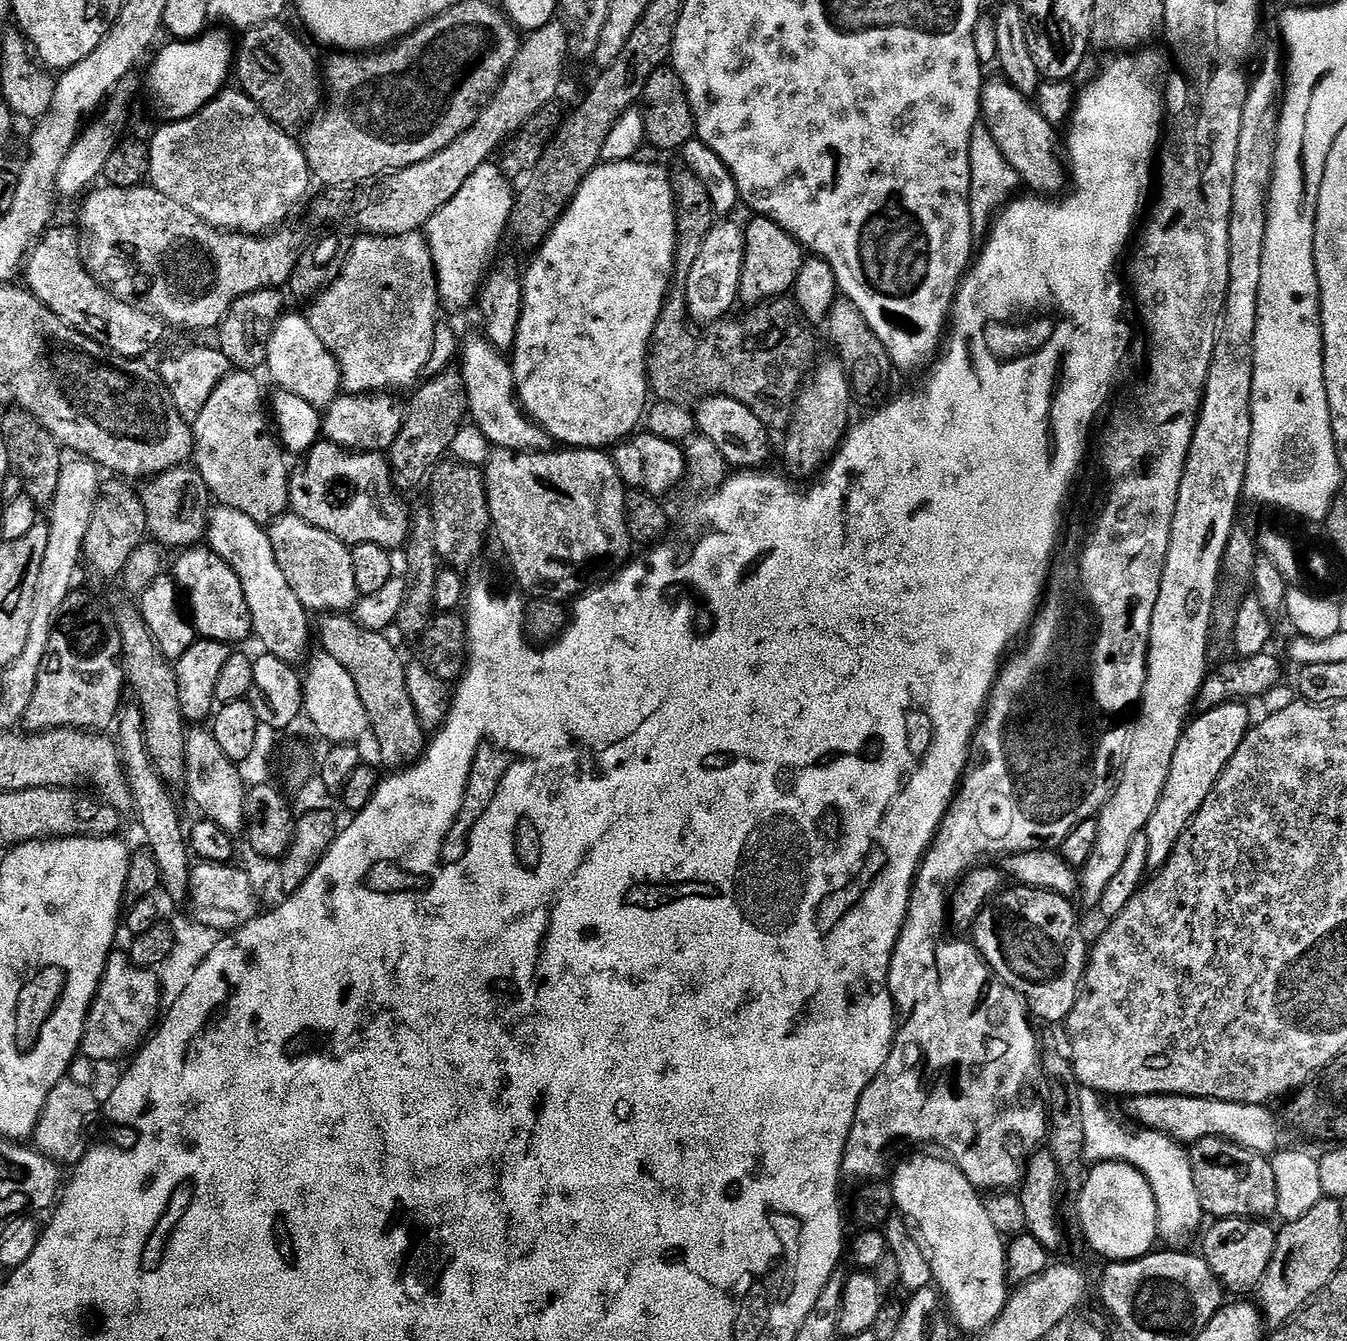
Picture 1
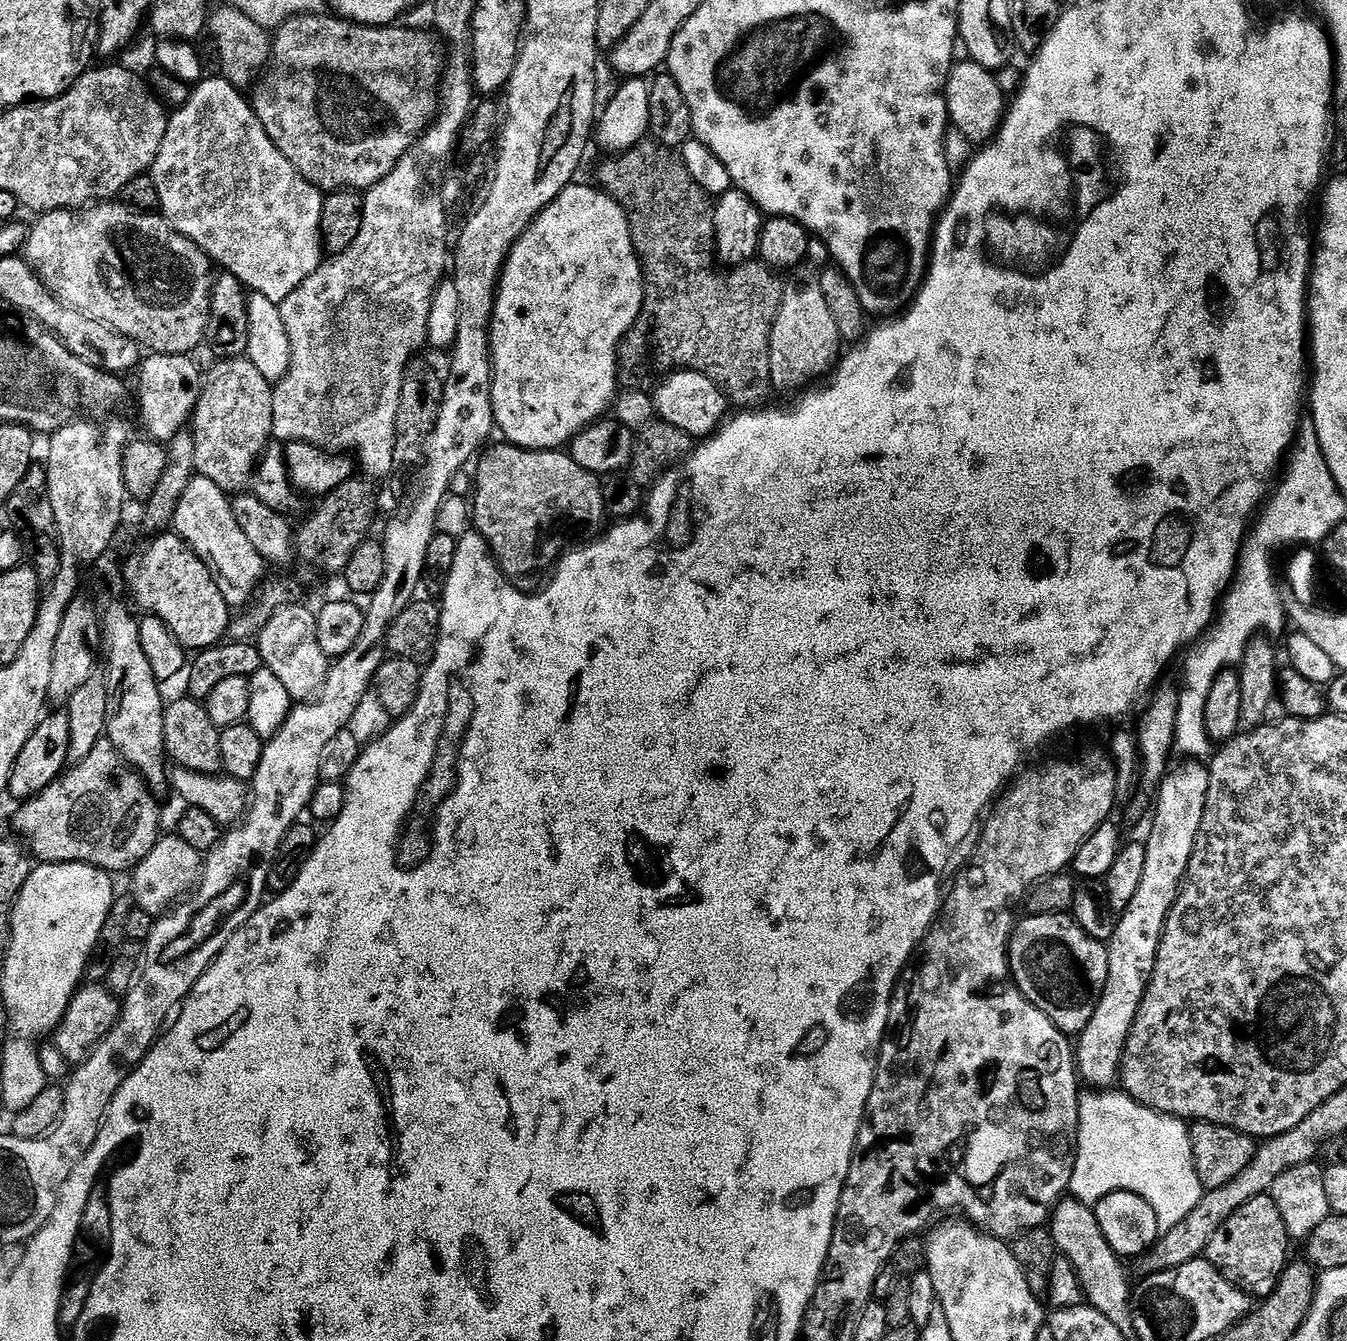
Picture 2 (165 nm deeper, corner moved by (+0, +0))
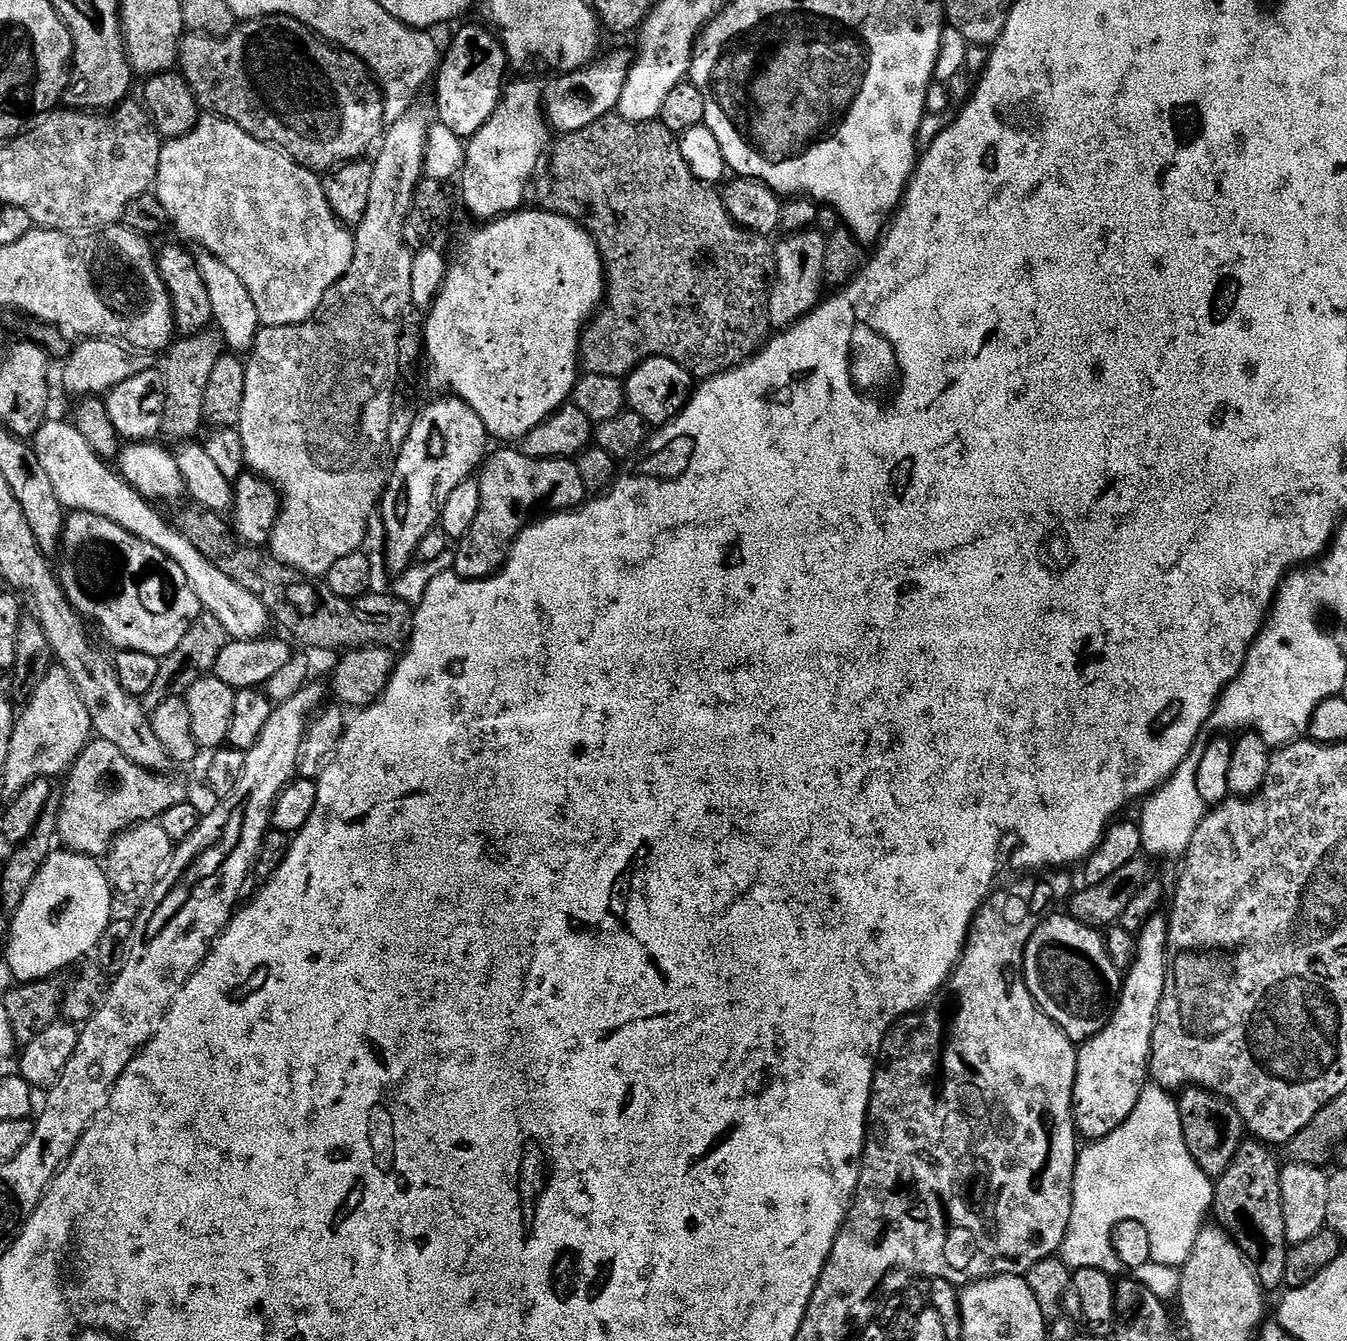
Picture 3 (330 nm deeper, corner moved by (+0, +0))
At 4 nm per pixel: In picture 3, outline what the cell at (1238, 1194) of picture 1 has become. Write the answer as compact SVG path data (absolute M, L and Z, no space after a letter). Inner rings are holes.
M1195 1086L1183 1089L1179 1093L1178 1103L1186 1150L1190 1150L1194 1162L1198 1162L1198 1166L1208 1176L1220 1177L1242 1143L1242 1125L1236 1107L1230 1101L1223 1100L1221 1096Z

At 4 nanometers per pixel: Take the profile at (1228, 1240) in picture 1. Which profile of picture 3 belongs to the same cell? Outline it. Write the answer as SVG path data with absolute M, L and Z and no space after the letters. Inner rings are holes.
M1255 1138L1245 1139L1214 1184L1215 1223L1231 1236L1254 1265L1256 1278L1264 1290L1284 1284L1286 1249L1289 1247L1280 1205L1282 1164L1272 1157L1272 1152L1269 1145Z

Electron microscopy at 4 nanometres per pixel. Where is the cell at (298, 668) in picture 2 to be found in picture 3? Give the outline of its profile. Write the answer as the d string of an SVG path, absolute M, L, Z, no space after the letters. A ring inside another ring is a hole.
M49 419L41 423L36 430L34 447L38 456L38 462L42 462L51 485L54 486L54 494L58 496L58 502L65 509L74 512L89 512L98 514L102 518L110 518L122 530L142 538L142 542L150 542L162 554L166 554L178 566L182 568L182 574L186 574L186 582L194 586L194 594L198 594L201 609L218 618L225 628L225 634L233 640L259 640L261 636L269 635L270 613L262 601L246 586L238 586L218 566L214 566L200 550L181 534L171 519L168 520L158 512L149 501L145 500L132 485L124 481L124 477L112 472L107 463L98 453L90 448L82 434L72 422L63 424L60 420Z

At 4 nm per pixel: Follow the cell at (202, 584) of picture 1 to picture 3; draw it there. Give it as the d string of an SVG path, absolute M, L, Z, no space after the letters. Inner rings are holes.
M69 511L60 539L59 560L58 579L64 597L89 625L100 627L101 634L113 644L113 649L138 650L142 654L163 658L177 649L191 624L202 613L198 594L194 594L194 586L186 582L186 574L182 574L178 562L150 546L150 542L142 542L142 538L122 530L122 526L110 522L110 518Z

